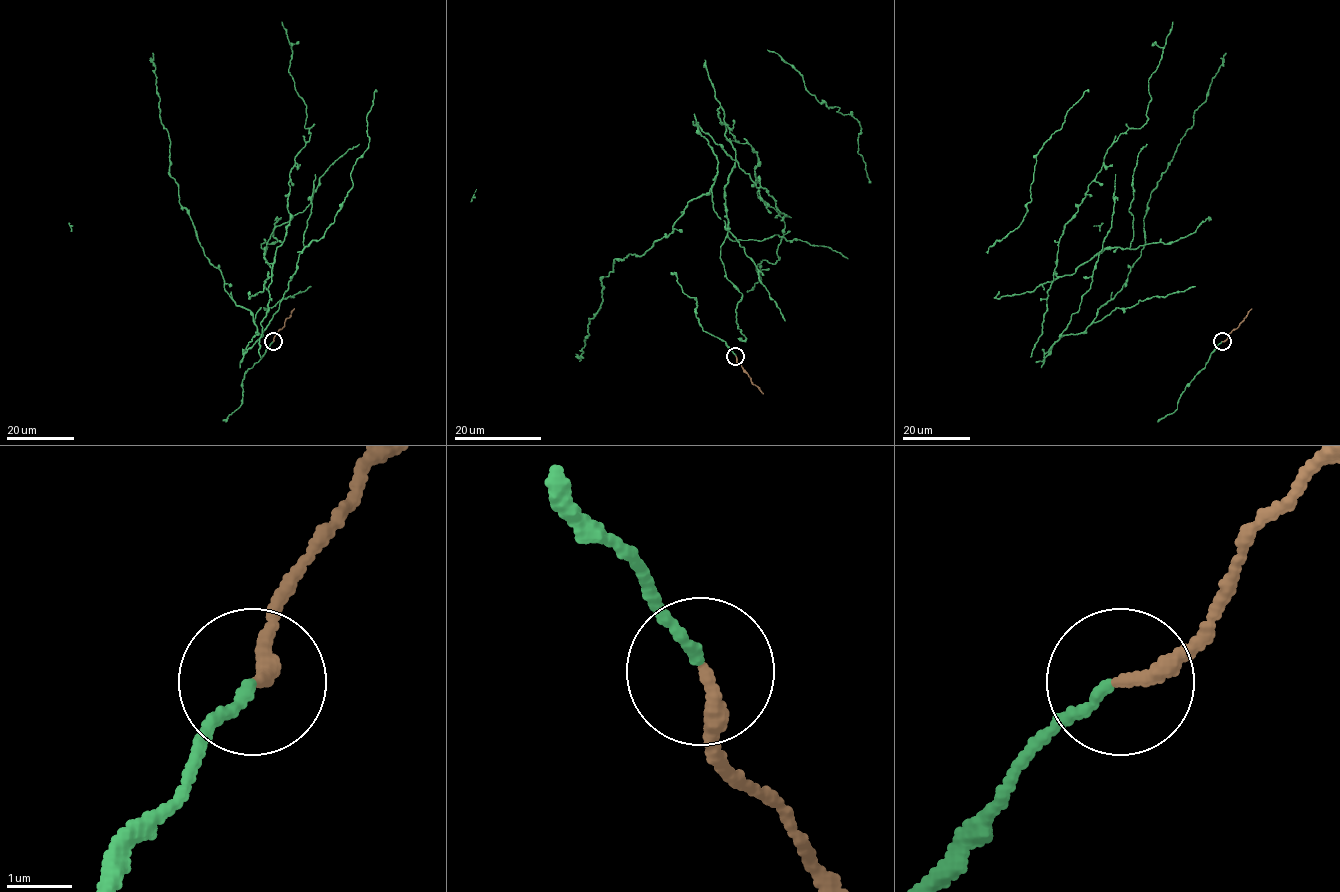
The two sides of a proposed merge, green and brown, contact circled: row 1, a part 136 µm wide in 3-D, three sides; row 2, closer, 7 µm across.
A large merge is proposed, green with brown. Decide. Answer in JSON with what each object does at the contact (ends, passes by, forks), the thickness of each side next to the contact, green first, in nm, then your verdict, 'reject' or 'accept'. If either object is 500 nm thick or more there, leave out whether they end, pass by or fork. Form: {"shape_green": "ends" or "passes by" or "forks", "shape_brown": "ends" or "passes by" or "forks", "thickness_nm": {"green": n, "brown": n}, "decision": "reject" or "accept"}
{"shape_green": "ends", "shape_brown": "ends", "thickness_nm": {"green": 150, "brown": 240}, "decision": "reject"}

